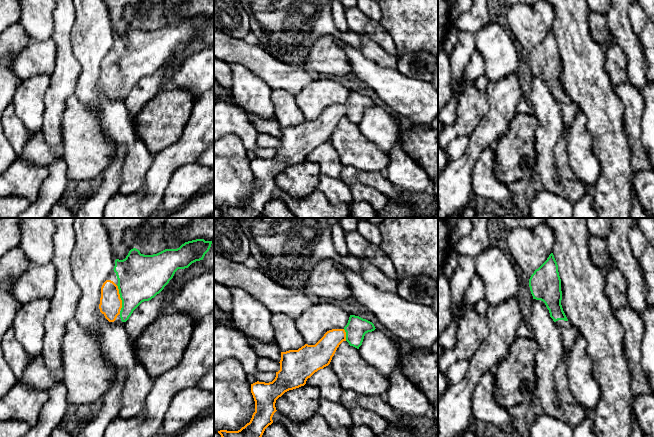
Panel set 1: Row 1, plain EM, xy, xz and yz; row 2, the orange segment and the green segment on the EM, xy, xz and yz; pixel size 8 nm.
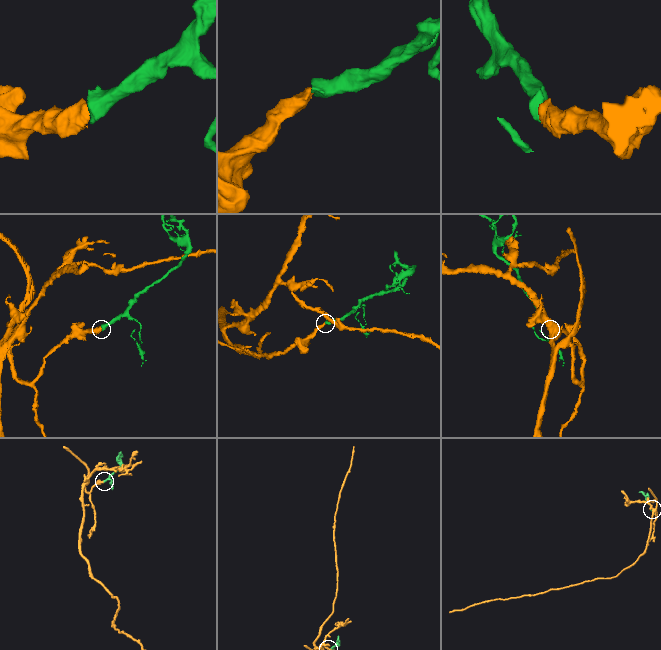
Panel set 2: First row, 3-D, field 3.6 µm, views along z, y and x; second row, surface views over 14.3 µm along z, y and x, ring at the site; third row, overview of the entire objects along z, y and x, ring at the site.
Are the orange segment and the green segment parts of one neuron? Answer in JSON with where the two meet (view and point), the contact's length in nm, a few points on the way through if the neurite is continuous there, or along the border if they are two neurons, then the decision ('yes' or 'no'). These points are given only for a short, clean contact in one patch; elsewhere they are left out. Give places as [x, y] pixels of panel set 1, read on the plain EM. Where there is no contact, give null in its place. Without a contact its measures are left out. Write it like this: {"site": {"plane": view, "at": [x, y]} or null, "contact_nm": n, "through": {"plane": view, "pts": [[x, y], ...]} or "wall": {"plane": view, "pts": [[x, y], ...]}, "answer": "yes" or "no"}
{"site": {"plane": "xy", "at": [119, 73]}, "contact_nm": 200, "through": {"plane": "xy", "pts": [[110, 81], [119, 73], [141, 53]]}, "answer": "yes"}

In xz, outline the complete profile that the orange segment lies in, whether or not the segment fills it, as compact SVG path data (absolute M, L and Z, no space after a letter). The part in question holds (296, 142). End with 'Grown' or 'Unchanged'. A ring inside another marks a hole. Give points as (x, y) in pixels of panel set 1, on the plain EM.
M350 91L343 105L332 105L315 120L305 120L298 126L281 128L280 146L272 158L251 160L255 188L249 199L238 207L220 206L221 218L258 218L265 205L273 199L276 176L285 168L304 162L315 148L328 142L343 117L357 125L364 112L374 107L374 100L359 92Z. Grown

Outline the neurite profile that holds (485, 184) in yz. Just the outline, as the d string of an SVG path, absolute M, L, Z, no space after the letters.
M486 149L475 162L471 173L472 194L483 199L492 199L506 204L517 194L502 183L495 173L495 154L493 149Z

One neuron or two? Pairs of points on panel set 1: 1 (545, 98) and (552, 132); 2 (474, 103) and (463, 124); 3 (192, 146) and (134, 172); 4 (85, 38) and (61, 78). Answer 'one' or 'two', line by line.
1: one
2: one
3: two
4: two

